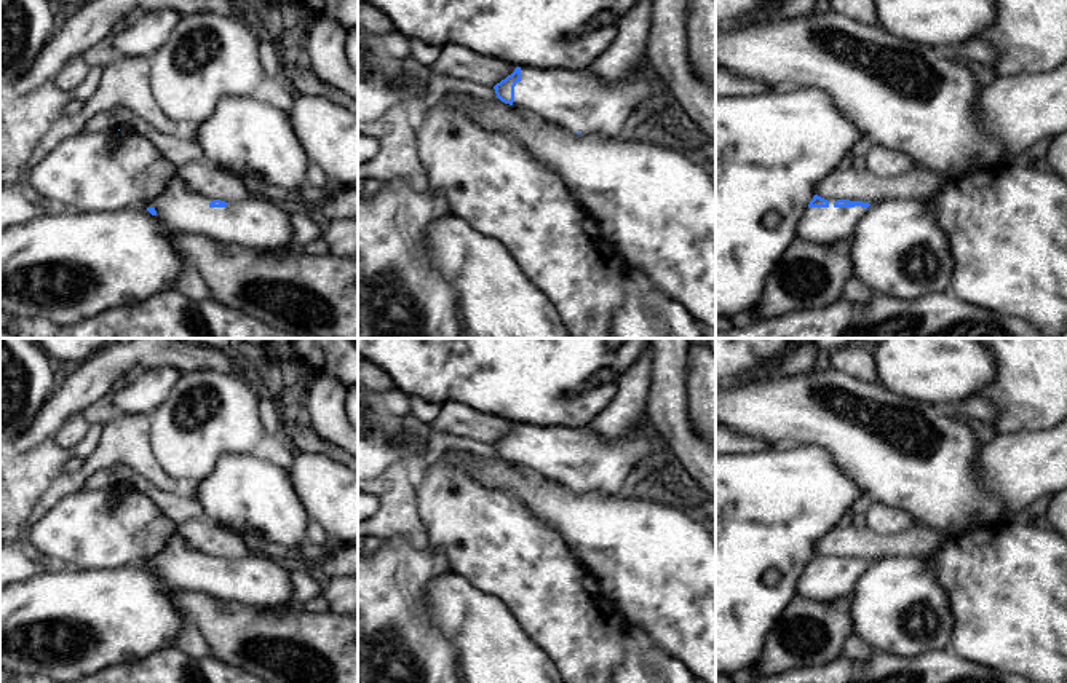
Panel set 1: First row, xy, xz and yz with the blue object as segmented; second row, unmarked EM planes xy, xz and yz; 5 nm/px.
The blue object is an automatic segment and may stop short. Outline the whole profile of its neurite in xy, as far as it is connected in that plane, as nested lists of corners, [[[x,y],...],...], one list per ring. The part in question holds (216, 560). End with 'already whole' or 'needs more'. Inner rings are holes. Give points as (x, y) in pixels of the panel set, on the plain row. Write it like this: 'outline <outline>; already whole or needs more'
outline [[[177,528],[169,535],[165,547],[144,563],[171,589],[201,592],[214,598],[273,611],[283,606],[296,606],[289,576],[292,562],[278,562],[257,552],[249,552],[235,560],[212,557],[187,546]]]; needs more

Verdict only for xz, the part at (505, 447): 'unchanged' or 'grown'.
grown

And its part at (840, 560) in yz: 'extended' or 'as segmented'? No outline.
extended

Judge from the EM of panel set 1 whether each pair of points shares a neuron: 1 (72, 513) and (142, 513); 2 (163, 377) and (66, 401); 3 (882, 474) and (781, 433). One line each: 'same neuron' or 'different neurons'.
1: same neuron
2: different neurons
3: same neuron

